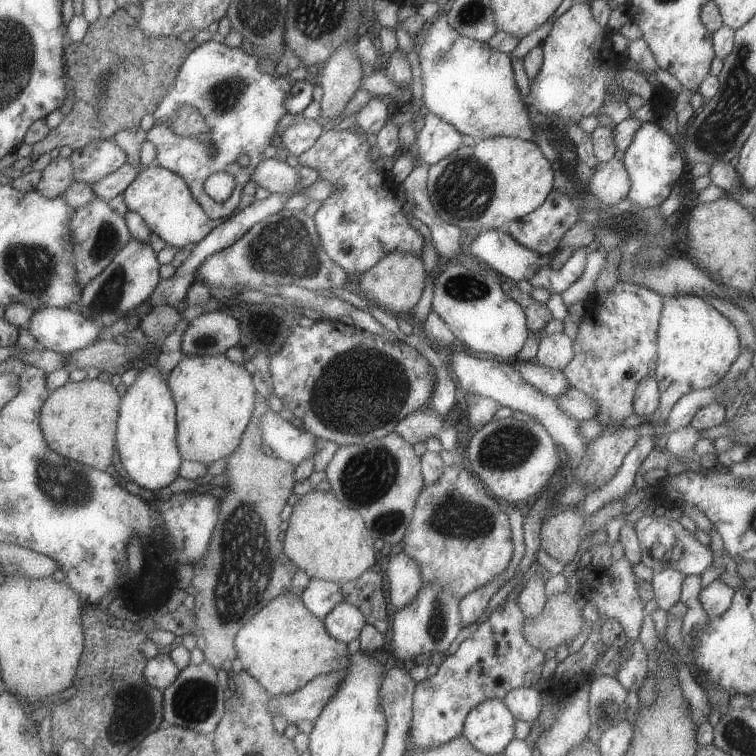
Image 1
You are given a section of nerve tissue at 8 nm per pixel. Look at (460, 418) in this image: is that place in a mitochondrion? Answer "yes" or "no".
no

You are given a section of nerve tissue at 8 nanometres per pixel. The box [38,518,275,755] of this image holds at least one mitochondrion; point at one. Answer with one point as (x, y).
(194, 701)

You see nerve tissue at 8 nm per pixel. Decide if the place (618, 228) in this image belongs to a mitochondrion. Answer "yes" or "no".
yes

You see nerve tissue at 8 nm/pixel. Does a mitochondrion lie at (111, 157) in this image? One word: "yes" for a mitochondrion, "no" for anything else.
no

